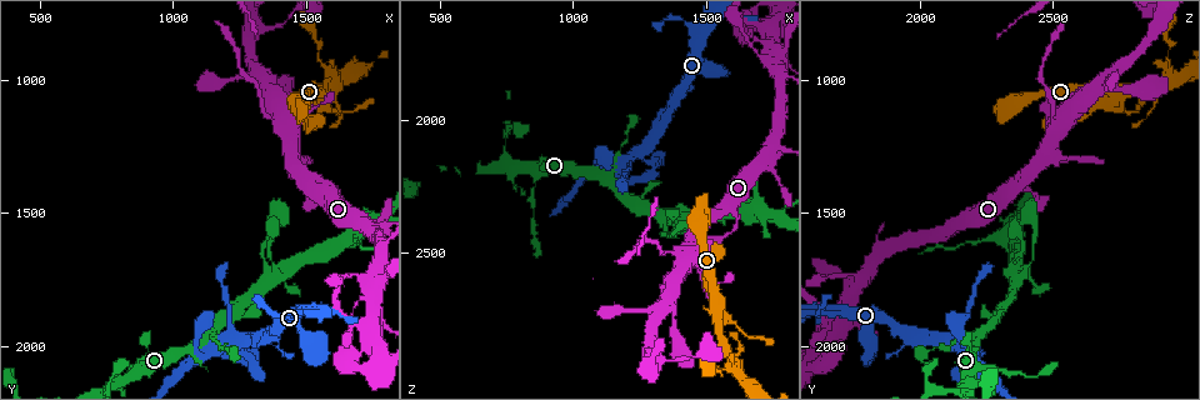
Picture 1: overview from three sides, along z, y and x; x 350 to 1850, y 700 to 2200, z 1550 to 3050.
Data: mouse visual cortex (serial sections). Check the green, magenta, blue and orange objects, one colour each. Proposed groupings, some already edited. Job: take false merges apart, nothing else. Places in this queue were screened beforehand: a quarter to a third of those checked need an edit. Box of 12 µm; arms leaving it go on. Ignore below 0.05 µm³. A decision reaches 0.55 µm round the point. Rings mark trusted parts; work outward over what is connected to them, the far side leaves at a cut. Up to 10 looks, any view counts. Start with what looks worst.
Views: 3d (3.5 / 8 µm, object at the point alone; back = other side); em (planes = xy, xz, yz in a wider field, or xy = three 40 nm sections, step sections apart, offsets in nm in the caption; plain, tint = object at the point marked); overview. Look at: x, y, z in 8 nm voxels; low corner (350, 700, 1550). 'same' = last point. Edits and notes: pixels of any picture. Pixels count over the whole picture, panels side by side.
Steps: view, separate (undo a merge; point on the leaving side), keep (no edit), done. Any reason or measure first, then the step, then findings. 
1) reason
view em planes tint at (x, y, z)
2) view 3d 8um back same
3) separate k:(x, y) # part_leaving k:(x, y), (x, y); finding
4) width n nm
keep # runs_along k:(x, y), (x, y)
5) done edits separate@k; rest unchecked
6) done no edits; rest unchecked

sudden change in width
view 3d 8um at (840, 2060, 2280)

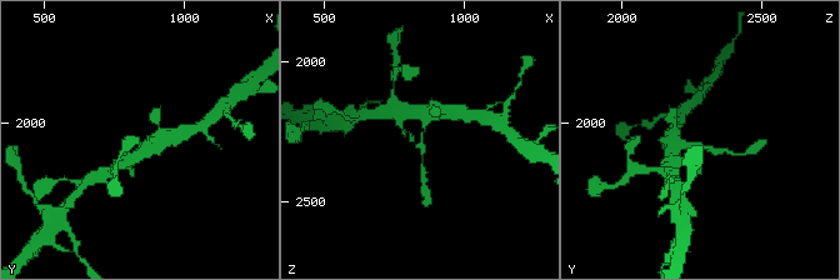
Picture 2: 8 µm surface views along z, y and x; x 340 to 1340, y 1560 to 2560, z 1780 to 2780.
arm_widths 150, 450 nm
view em xy step 1 tint at (850, 2070, 2270)

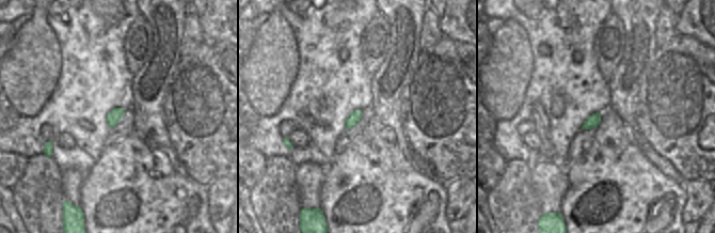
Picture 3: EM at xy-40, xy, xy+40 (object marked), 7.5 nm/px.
separate 2:(715, 151) # part_leaving 2:(693, 144), (698, 143), (713, 153), (743, 154); a second cell is stuck on

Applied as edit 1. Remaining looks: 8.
redraw
view overview

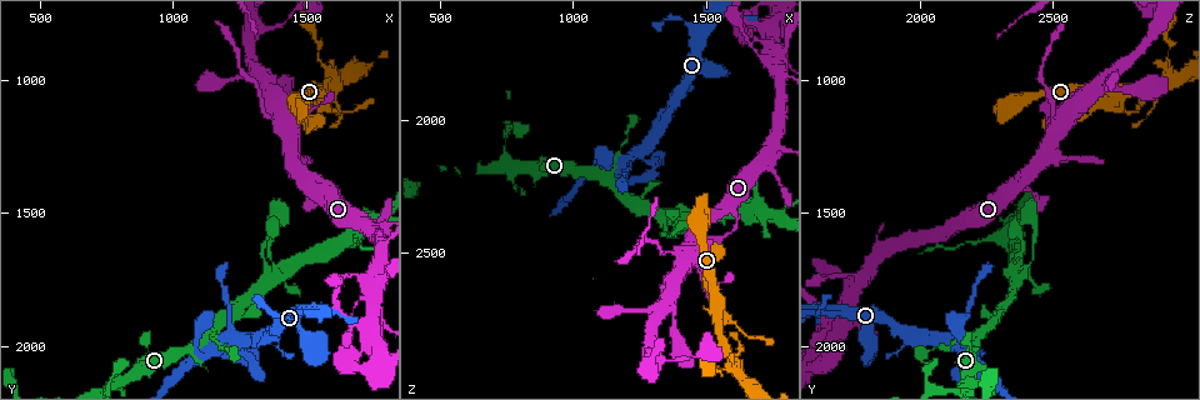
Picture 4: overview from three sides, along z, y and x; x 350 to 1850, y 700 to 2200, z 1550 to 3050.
sharp bend
view 3d 3.5um at (760, 2110, 2040)

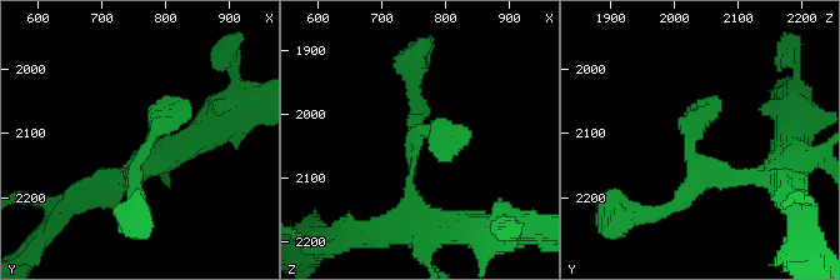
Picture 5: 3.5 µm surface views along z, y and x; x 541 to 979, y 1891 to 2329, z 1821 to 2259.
view em xy step 2 tint at (765, 2120, 2025)

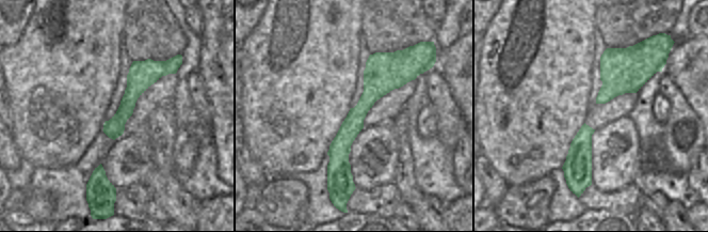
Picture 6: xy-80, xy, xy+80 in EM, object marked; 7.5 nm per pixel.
keep # runs_along 5:(753, 176), (691, 160), (718, 95); one cell here

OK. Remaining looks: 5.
two arms in line, one across
view 3d 3.5um at (1600, 1000, 2930)

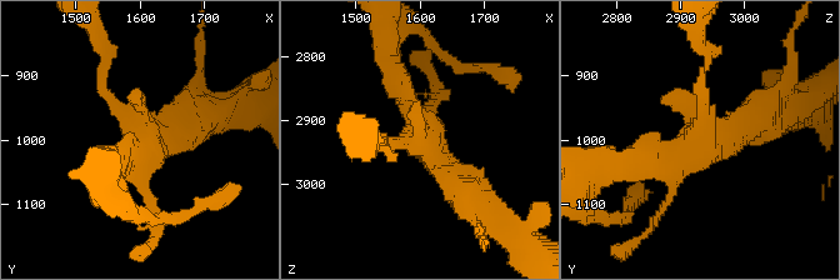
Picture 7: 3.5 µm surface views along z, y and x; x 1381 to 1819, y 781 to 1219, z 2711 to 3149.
now the EM
view em planes tint at (1600, 1000, 2930)

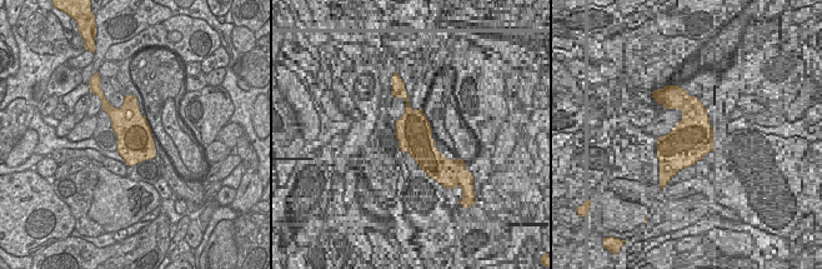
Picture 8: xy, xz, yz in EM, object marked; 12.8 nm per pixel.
cut it another way
view em xy step 2 tint same

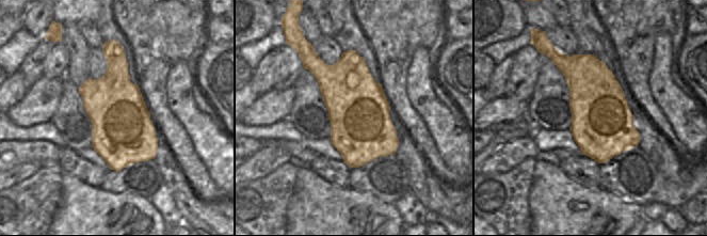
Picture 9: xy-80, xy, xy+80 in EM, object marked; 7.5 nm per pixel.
keep # runs_along 7:(394, 70), (431, 158), (466, 195); all the same cell

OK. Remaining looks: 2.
sharp bend
view 3d 3.5um at (1660, 2040, 1650)

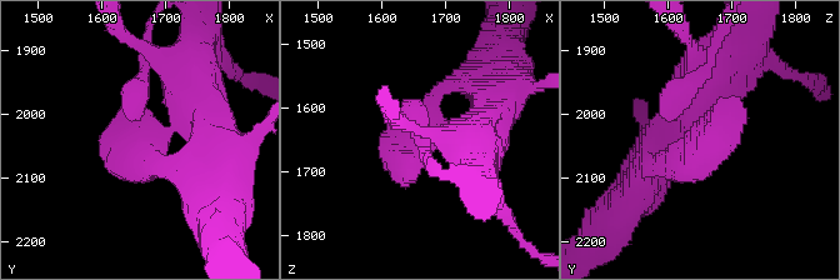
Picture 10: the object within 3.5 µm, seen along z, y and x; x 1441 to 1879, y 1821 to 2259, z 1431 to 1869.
need the tissue
view em planes tint at (1655, 2035, 1650)

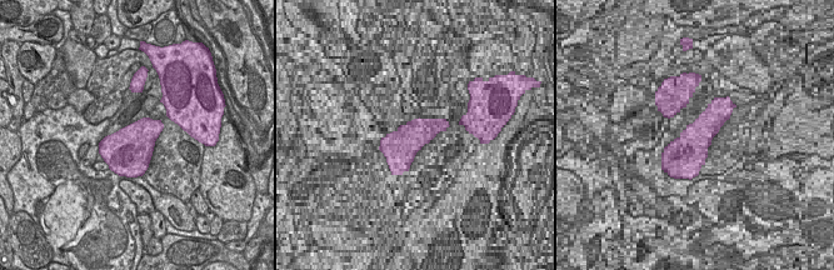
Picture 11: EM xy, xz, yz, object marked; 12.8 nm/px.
keep # runs_along 10:(474, 138), (420, 138), (401, 183); one cell here

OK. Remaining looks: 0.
done edits separate@2; rest unchecked

